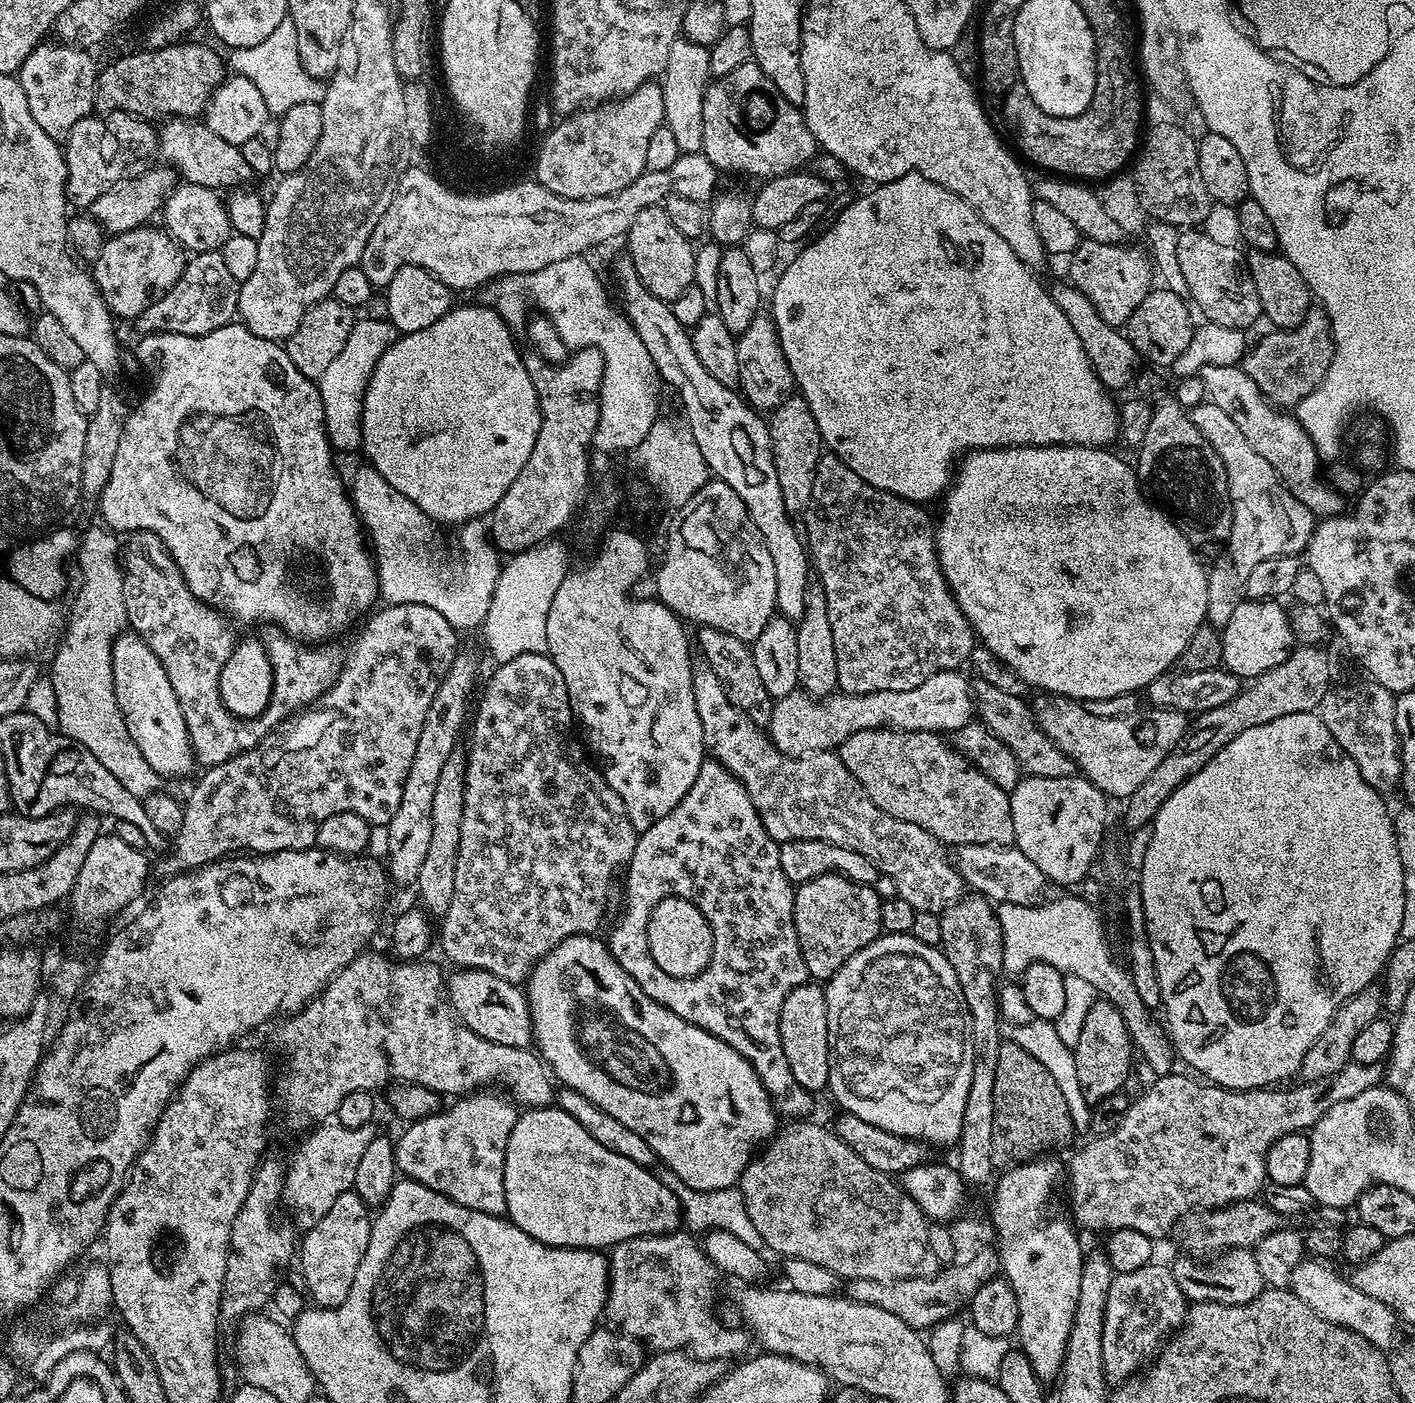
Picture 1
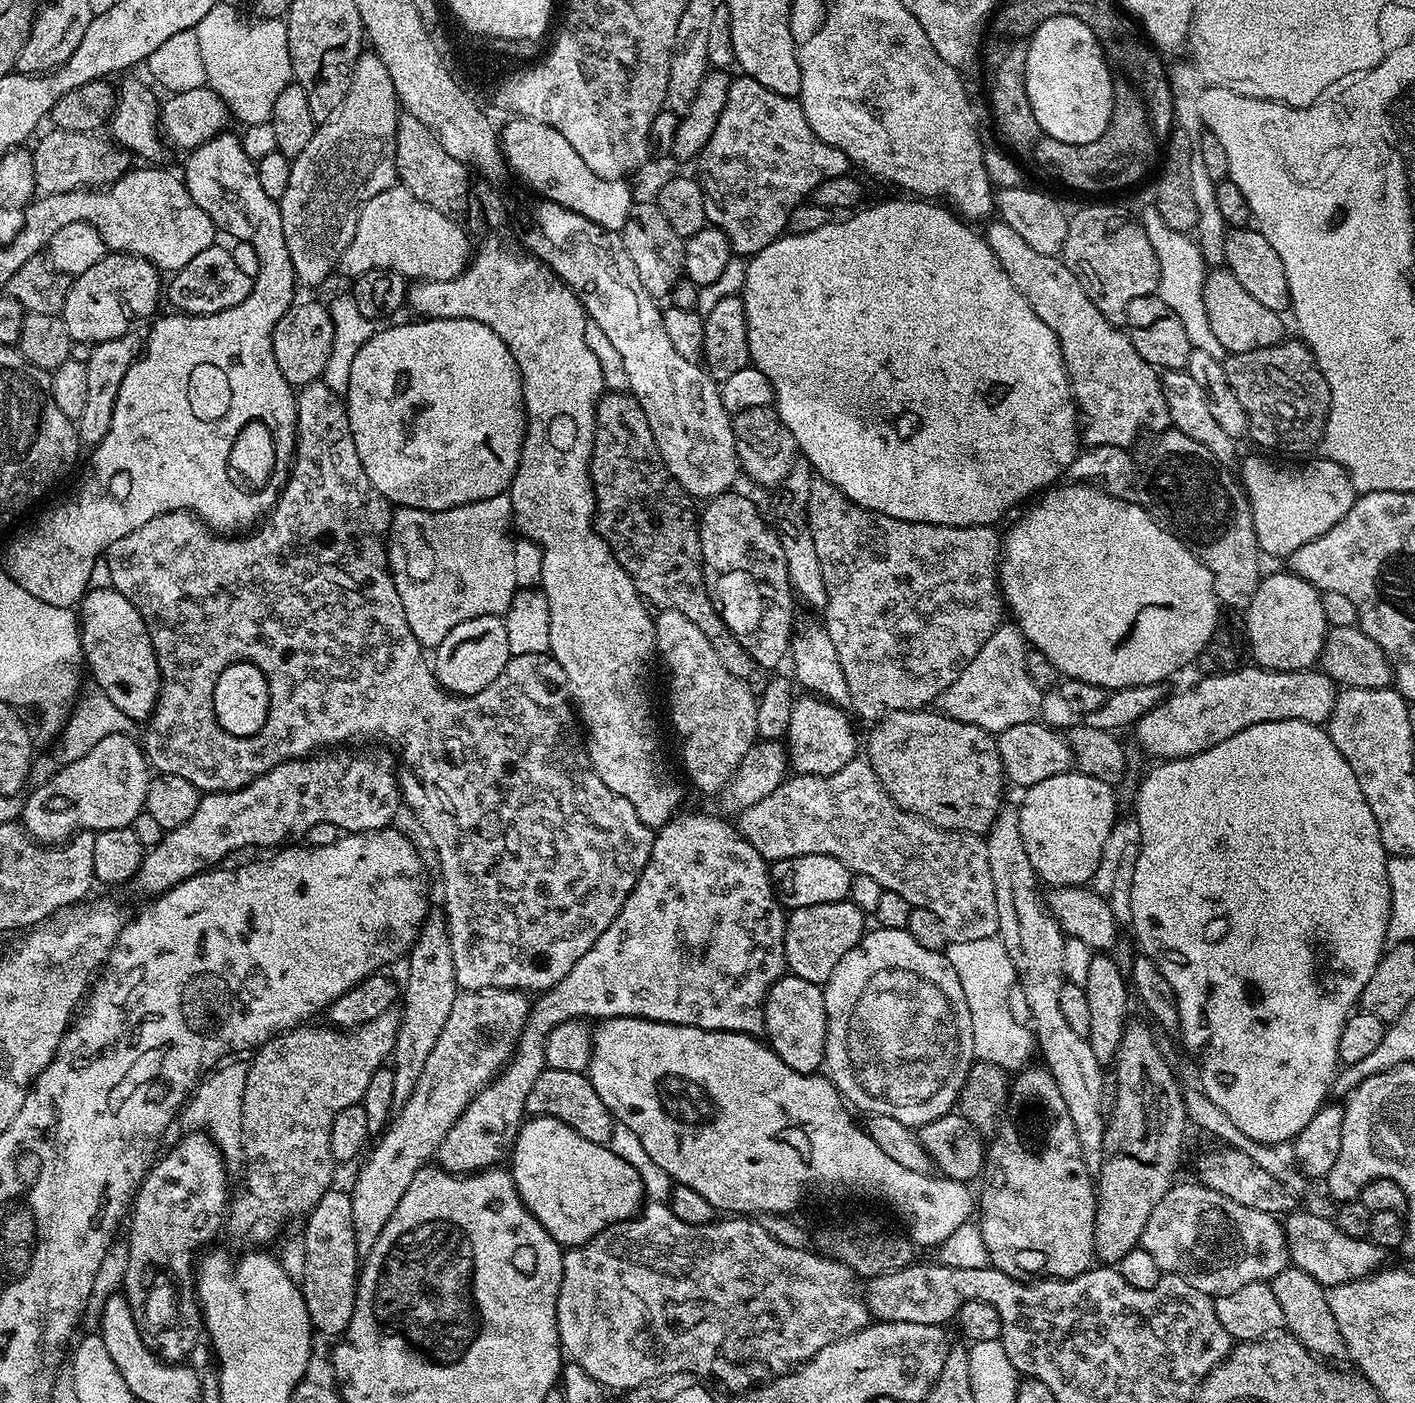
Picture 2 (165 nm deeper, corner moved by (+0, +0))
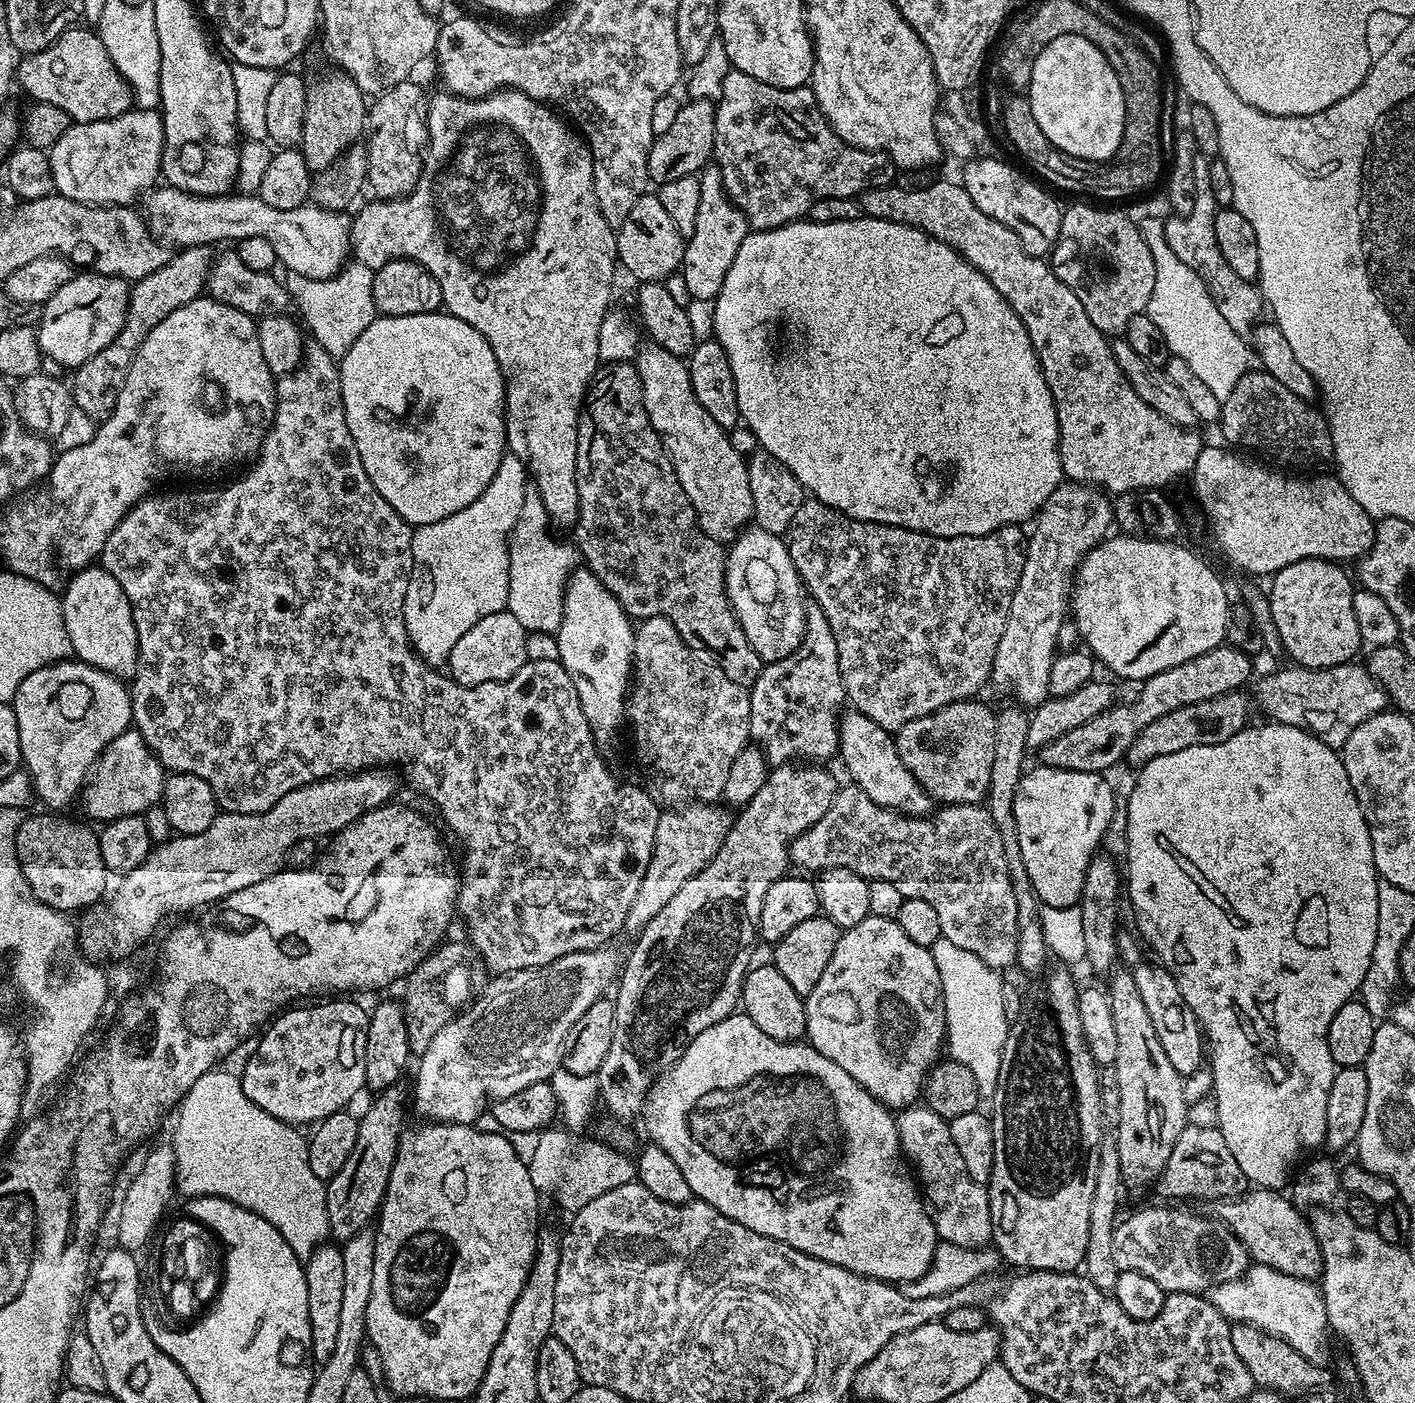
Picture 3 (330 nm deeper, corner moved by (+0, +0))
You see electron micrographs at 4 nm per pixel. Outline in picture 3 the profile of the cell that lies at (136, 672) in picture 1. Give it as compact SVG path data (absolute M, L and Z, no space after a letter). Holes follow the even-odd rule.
M89 566L72 573L62 592L60 609L70 634L75 659L108 672L111 676L131 678L138 666L138 630L134 630L134 614L130 602L118 586L114 574L102 566Z

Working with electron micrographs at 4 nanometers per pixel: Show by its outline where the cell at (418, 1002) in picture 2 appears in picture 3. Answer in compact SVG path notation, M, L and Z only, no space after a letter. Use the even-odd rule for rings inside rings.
M400 1086L386 1088L375 1097L376 1101L365 1110L364 1116L361 1115L358 1119L358 1138L354 1141L354 1150L346 1166L342 1166L342 1170L338 1170L338 1174L334 1174L332 1179L327 1181L327 1231L332 1236L336 1235L337 1241L343 1242L354 1238L377 1219L380 1206L384 1202L386 1186L390 1182L390 1170L394 1170L402 1135L402 1127L400 1128L400 1119L404 1116L402 1089Z

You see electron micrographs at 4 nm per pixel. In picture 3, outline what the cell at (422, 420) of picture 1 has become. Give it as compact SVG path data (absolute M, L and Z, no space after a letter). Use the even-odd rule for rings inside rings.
M444 310L423 312L422 314L410 314L409 316L377 315L376 320L370 322L370 326L366 326L366 330L362 330L362 334L358 334L358 342L354 342L354 346L350 346L350 350L339 361L338 367L340 370L340 398L346 416L346 426L350 432L350 438L354 440L354 446L358 450L358 458L362 458L362 466L366 470L366 474L370 478L374 490L378 490L378 494L382 494L382 498L386 498L386 502L390 502L390 506L394 506L394 510L407 524L419 526L421 524L429 524L430 522L442 522L442 518L450 518L450 514L458 514L458 510L466 510L466 506L470 506L470 502L474 502L474 498L478 498L478 494L482 494L482 490L486 490L486 486L490 484L490 478L494 476L502 458L506 454L506 441L504 439L505 378L503 374L500 373L500 367L494 358L492 347L486 342L486 338L482 334L478 334L478 330L474 330L472 326L466 322L462 322L462 318L449 316L447 311Z

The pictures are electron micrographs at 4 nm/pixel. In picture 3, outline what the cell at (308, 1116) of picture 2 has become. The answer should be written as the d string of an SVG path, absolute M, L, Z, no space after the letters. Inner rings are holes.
M464 942L448 943L441 943L413 972L408 973L402 984L404 1016L408 1019L408 1041L412 1056L416 1058L424 1053L430 1042L434 1042L434 1034L438 1034L438 1030L442 1030L448 1020L454 1019L469 1005L466 1000L469 992L469 970L463 957L469 945Z

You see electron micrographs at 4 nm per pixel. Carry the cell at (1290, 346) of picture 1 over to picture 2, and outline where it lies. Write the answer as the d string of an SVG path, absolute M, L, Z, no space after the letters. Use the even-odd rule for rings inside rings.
M1285 338L1269 348L1231 353L1224 356L1222 367L1234 398L1238 398L1238 406L1242 406L1248 419L1247 435L1252 436L1254 443L1264 447L1261 449L1280 454L1276 452L1308 452L1319 445L1320 439L1324 437L1332 399L1330 386L1326 386L1326 378L1316 365L1314 354L1303 340Z

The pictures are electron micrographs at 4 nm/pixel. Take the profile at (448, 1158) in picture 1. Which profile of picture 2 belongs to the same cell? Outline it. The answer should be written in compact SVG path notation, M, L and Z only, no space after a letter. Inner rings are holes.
M692 812L689 816L683 816L683 814L673 816L663 828L653 835L650 858L642 870L640 883L634 886L634 890L630 890L630 894L626 898L622 910L618 910L614 922L610 922L610 926L600 935L598 942L594 942L594 946L590 946L590 950L586 950L586 954L582 954L582 958L578 958L578 962L574 962L570 974L566 974L566 978L562 978L562 982L558 982L553 988L541 991L531 1001L528 1017L516 1043L516 1050L512 1053L512 1059L500 1069L499 1076L470 1101L464 1113L458 1118L458 1122L454 1122L454 1126L446 1134L446 1138L442 1138L440 1149L436 1151L435 1155L439 1167L452 1173L453 1176L470 1176L474 1172L486 1172L489 1168L497 1167L503 1156L505 1159L506 1153L512 1148L516 1140L516 1133L525 1119L526 1097L529 1096L538 1074L542 1074L545 1070L544 1046L548 1041L550 1030L554 1030L554 1026L558 1026L562 1022L589 1018L588 1016L596 1016L595 1018L601 1019L608 1019L611 1016L641 1016L644 1020L656 1020L660 1024L681 1024L683 1028L701 1028L711 1032L741 1032L747 1036L763 1037L764 1000L768 997L770 986L774 986L774 982L778 982L786 972L784 962L785 919L785 909L776 899L776 892L772 889L769 861L765 860L762 854L758 854L758 850L754 850L754 846L749 840L744 839L735 823L727 824L726 821L719 820L716 816L707 816L704 812Z

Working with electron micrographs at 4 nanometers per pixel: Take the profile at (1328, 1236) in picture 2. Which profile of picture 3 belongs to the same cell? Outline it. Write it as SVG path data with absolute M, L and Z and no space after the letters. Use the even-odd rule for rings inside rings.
M1253 1187L1243 1194L1215 1205L1214 1216L1227 1226L1241 1240L1249 1257L1257 1264L1265 1264L1282 1274L1290 1274L1294 1278L1302 1278L1313 1282L1319 1281L1324 1274L1324 1259L1318 1238L1312 1232L1311 1223L1305 1213L1292 1203L1287 1195L1270 1188Z

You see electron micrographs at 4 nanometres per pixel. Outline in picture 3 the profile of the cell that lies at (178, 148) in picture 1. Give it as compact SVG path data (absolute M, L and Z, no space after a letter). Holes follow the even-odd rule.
M69 26L53 44L41 52L25 55L16 66L15 83L26 95L37 104L58 106L68 115L69 121L78 124L102 122L106 118L118 118L118 114L129 111L133 107L130 86L118 74L118 66L110 62L110 54L106 54L106 46L102 46L99 35L88 28Z

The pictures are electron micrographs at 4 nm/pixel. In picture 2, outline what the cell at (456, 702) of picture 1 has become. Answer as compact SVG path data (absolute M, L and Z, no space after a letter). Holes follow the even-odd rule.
M479 616L466 622L458 622L458 626L454 626L454 630L446 634L446 638L442 638L442 642L434 650L434 656L436 681L444 687L445 693L463 698L478 694L478 690L486 690L486 686L490 686L490 682L494 682L498 674L502 674L513 657L504 616Z

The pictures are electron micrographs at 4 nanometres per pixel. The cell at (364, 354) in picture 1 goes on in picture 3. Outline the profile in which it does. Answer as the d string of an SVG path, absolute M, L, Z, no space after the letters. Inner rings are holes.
M355 262L349 263L340 269L337 276L325 280L315 280L288 272L283 277L282 283L288 289L288 295L294 308L300 311L299 319L303 327L310 333L311 339L326 350L333 358L343 358L358 342L358 334L370 326L377 318L374 306L374 290L372 289L373 269ZM304 319L304 320L303 320ZM308 328L309 329L308 329Z

